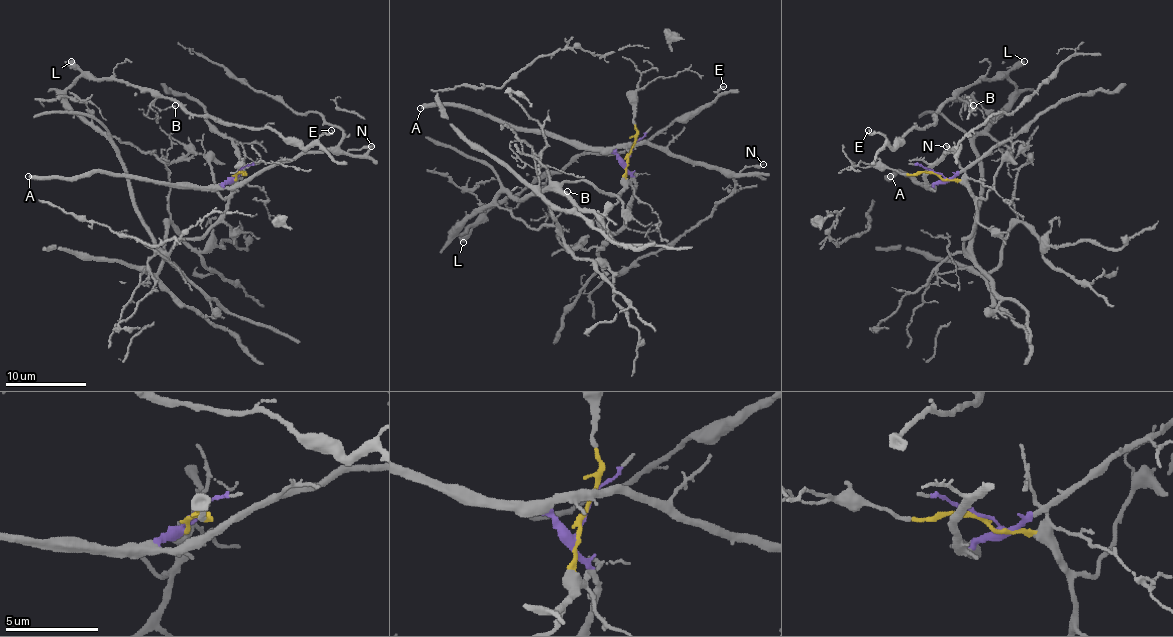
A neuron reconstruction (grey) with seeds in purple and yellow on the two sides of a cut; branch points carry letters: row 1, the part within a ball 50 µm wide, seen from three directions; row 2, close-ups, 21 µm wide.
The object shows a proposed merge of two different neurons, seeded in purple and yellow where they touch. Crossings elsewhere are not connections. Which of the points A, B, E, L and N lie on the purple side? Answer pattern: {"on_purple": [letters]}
{"on_purple": ["A", "N"]}

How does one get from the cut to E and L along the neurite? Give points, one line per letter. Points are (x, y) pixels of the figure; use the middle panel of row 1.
E: (630, 151), (618, 194), (575, 180), (527, 198), (501, 192), (458, 232), (583, 153), (646, 143), (723, 87)
L: (630, 151), (618, 194), (575, 180), (527, 198), (501, 192), (458, 228), (472, 226), (462, 242)

